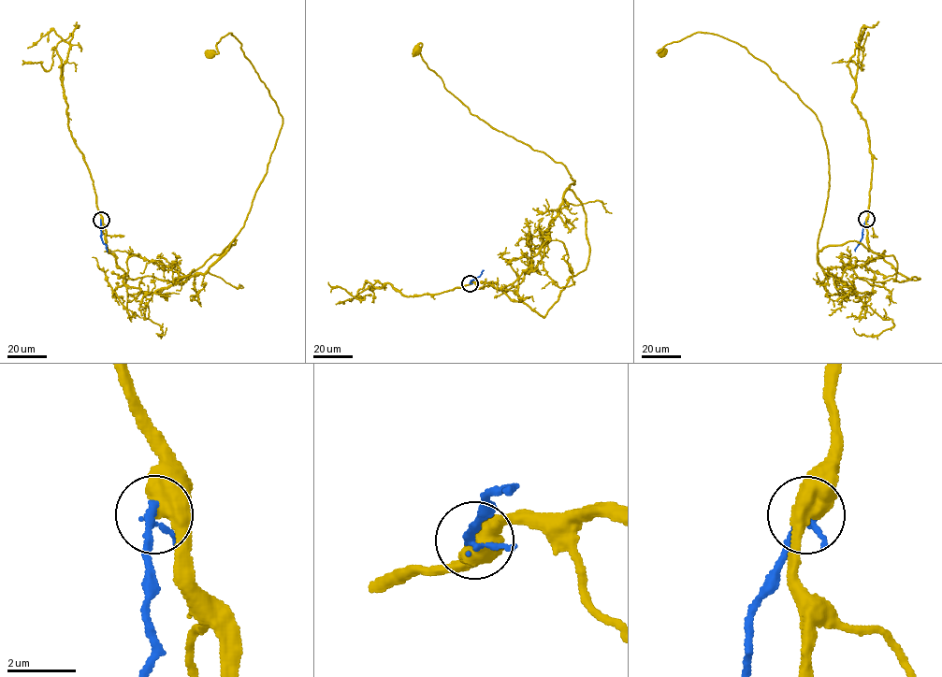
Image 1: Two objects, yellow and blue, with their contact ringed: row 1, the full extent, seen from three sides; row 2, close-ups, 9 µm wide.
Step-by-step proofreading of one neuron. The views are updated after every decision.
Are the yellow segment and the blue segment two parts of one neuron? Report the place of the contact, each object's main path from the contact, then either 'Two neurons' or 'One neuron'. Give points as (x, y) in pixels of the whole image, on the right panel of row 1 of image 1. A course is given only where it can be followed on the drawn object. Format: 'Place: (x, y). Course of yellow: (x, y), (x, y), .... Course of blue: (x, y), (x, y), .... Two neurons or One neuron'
Place: (866, 219). Course of yellow: (866, 220), (869, 249), (919, 280), (855, 241), (818, 251), (821, 125), (768, 65), (712, 33), (662, 52). Course of blue: (866, 220), (862, 237), (855, 251). Two neurons

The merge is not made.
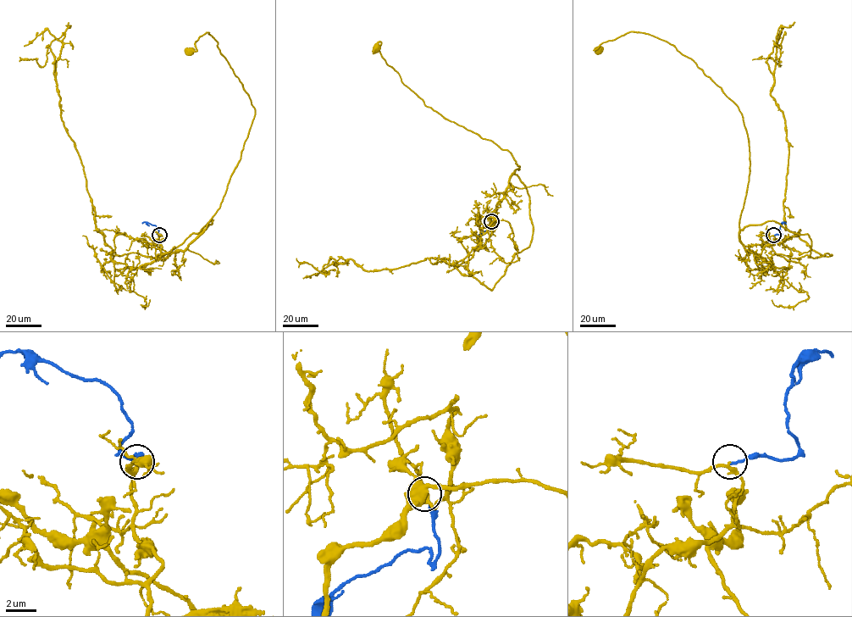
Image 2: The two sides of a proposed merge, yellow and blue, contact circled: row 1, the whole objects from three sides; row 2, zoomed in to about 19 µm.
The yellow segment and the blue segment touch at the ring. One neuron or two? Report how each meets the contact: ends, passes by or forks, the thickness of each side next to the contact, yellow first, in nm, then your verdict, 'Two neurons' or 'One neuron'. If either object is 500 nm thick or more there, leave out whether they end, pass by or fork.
At the ring yellow passes by. At the ring blue ends. Thickness 240 nm (yellow) against 150 nm. One neuron

